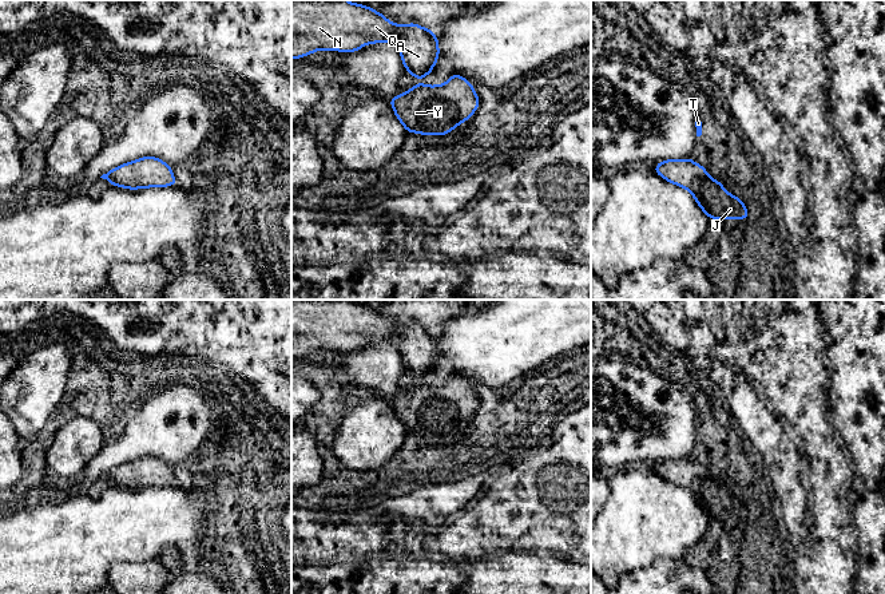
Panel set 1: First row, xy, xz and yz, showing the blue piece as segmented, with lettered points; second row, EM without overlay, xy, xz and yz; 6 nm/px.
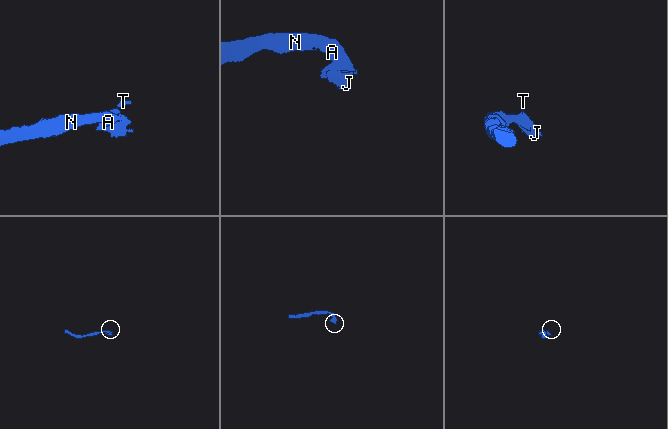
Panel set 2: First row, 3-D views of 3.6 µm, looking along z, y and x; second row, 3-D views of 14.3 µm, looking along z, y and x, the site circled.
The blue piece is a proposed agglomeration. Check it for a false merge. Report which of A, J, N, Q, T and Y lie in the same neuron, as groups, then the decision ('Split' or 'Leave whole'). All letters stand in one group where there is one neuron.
Groups: A J N Q T Y. Leave whole

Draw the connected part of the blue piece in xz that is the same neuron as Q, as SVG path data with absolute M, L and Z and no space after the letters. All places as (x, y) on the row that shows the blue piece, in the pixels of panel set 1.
M291 0L291 59L299 59L318 50L354 52L368 43L394 41L408 74L421 79L433 71L438 60L438 41L434 32L409 23L397 25L368 5L346 0Z

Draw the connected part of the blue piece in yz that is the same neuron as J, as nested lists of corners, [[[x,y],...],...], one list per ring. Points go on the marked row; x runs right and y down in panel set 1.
[[[691,158],[668,159],[652,167],[663,179],[687,189],[705,214],[713,219],[746,219],[750,213],[741,198],[723,190],[702,165]]]

